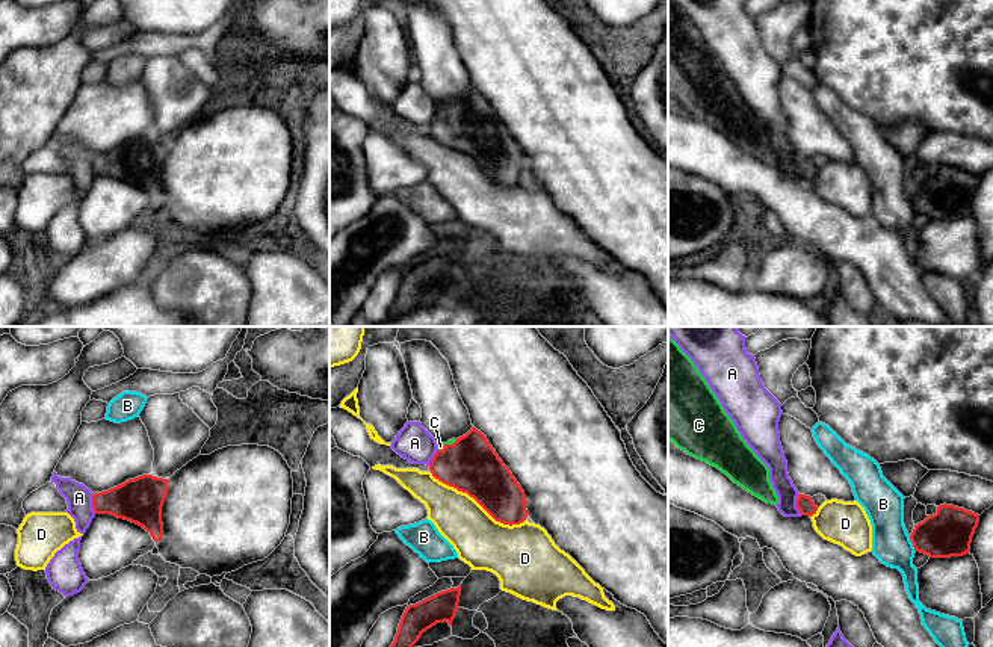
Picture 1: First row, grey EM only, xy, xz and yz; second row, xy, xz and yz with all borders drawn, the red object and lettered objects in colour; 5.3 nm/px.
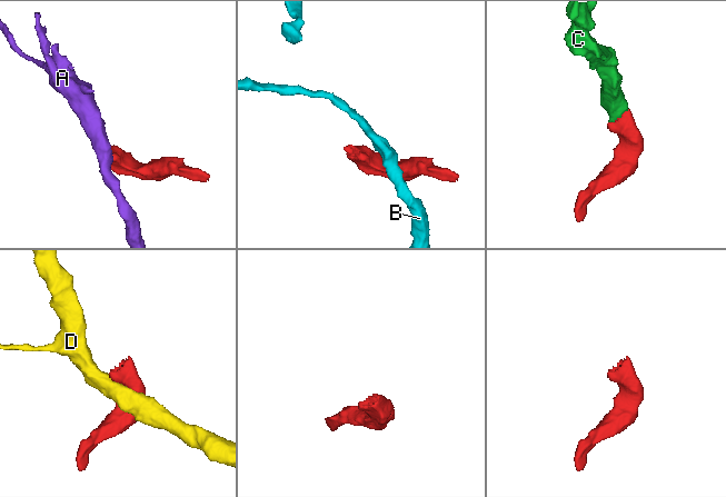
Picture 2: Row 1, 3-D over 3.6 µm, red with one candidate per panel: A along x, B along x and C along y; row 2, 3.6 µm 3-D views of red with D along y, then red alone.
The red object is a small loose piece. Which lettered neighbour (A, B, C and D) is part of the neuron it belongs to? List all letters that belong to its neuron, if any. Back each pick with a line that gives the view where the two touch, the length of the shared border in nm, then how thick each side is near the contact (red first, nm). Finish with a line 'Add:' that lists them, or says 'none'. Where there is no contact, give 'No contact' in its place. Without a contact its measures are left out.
C: Touches red in xz. Shared border 120 nm. Thickness 300 nm (red) against 40 nm
Add: C

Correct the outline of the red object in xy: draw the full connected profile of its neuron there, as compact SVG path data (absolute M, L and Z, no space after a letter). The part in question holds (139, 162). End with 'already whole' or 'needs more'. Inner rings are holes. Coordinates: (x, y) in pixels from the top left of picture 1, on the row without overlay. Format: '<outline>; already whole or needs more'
M142 136L92 157L95 175L110 175L142 187L157 204L163 198L162 168L168 141Z; already whole

